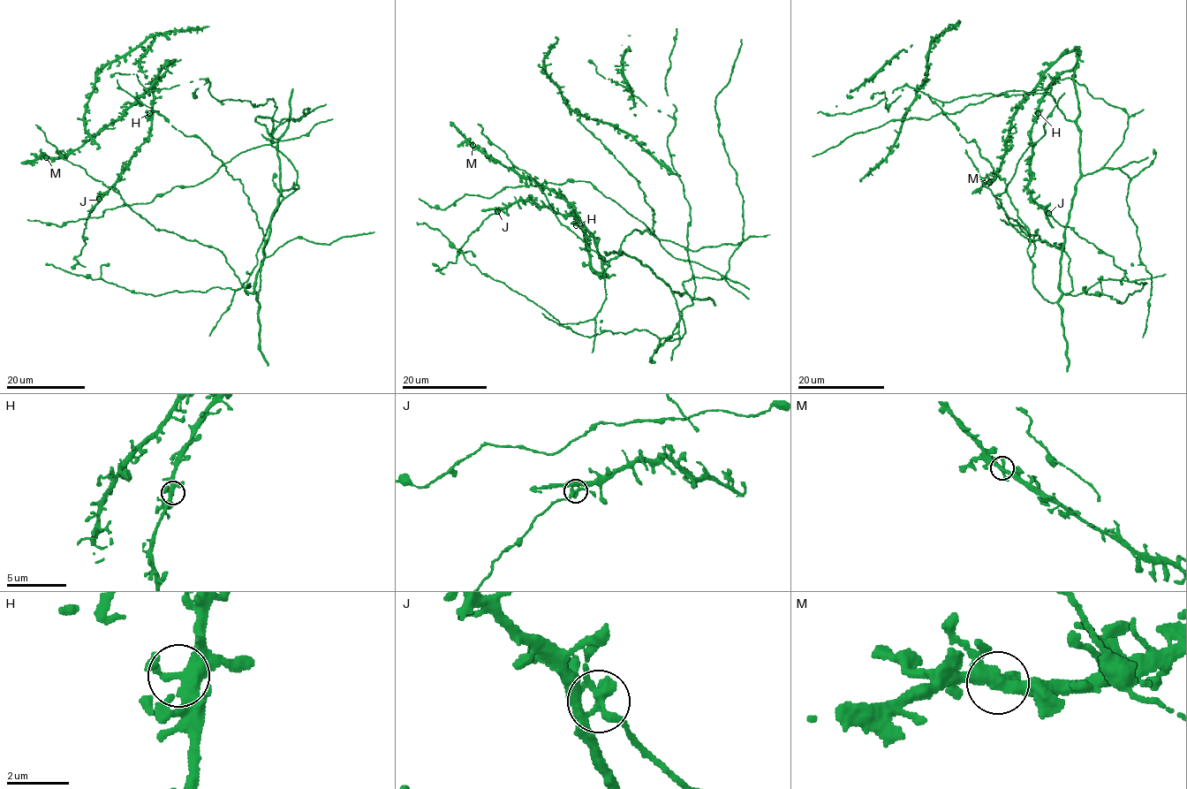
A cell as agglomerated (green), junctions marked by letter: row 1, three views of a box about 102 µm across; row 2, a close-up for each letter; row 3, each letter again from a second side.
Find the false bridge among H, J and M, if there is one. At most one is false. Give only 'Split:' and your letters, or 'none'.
Split: J

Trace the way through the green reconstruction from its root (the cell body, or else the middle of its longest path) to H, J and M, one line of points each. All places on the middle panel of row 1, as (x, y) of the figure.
H: (603, 257), (561, 223), (525, 170), (494, 144), (484, 148), (565, 201), (589, 233), (585, 244), (576, 225)
J: (603, 257), (492, 143), (484, 151), (556, 193), (589, 235), (585, 244), (574, 216), (532, 200), (497, 211)
M: (603, 257), (599, 257), (561, 223), (533, 179), (515, 167), (502, 150), (492, 143), (484, 148), (472, 145)

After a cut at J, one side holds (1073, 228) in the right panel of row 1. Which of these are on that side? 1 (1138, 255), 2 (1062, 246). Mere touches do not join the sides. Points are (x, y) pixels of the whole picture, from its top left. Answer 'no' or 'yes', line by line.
1: no
2: no

